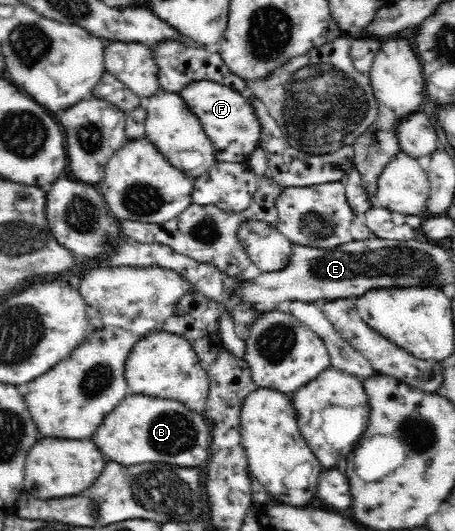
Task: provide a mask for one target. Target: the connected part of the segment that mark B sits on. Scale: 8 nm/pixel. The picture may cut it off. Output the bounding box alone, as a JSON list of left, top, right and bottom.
[92,394,211,467]

